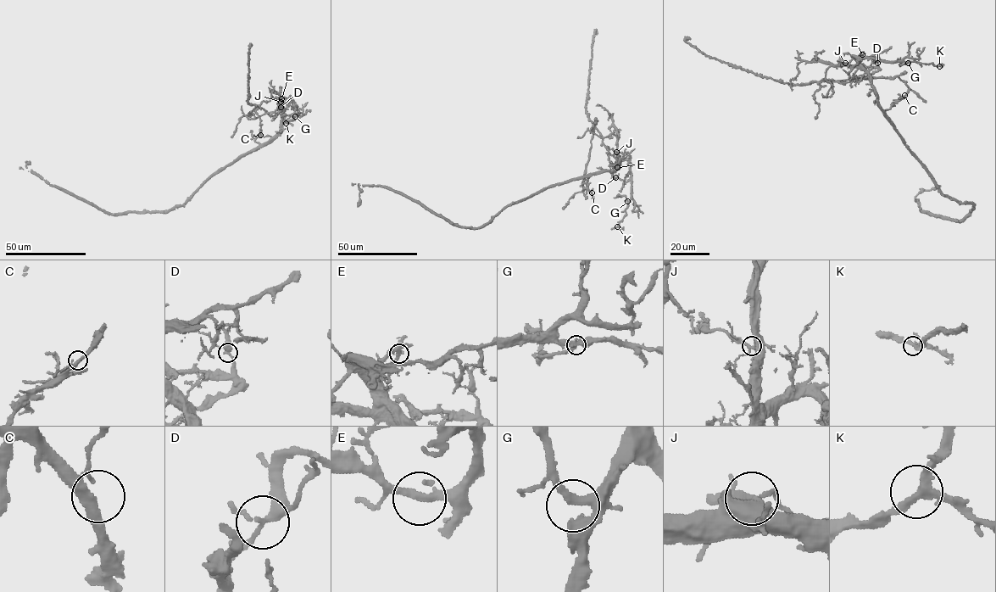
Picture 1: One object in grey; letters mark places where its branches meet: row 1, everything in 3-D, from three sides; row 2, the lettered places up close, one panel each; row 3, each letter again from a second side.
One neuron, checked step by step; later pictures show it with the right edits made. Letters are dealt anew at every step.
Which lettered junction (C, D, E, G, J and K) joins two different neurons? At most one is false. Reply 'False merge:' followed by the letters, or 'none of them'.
False merge: D

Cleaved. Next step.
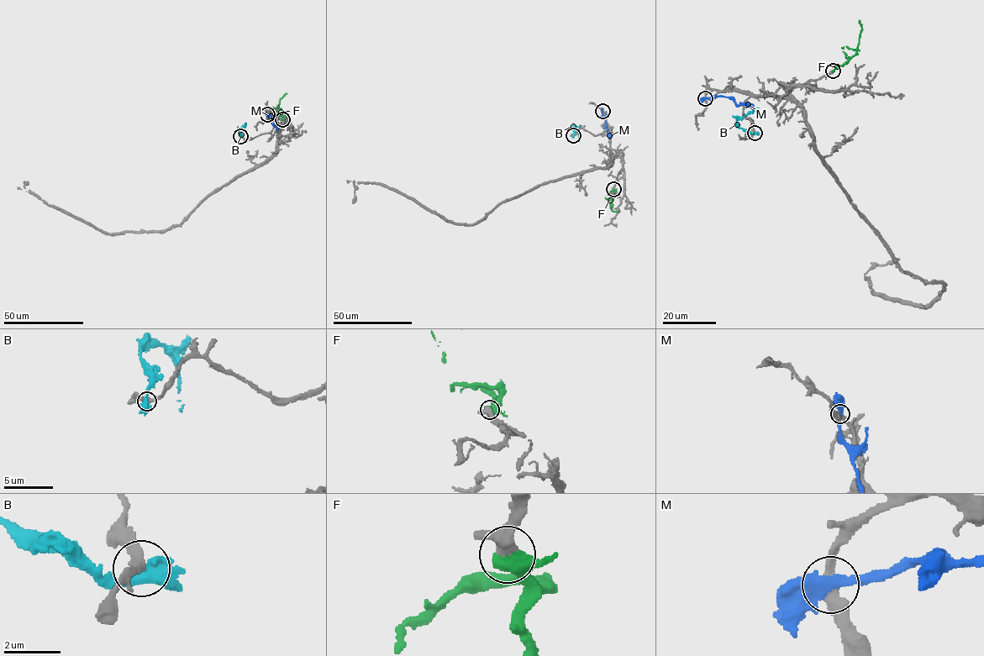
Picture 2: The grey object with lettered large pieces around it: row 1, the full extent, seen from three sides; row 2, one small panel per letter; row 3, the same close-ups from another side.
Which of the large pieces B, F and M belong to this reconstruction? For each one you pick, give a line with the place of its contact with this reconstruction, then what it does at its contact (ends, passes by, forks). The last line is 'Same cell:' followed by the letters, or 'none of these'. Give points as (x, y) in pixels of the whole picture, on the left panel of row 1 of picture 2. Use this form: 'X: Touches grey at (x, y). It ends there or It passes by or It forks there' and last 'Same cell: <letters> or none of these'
F: Touches grey at (282, 119). It passes by
Same cell: F

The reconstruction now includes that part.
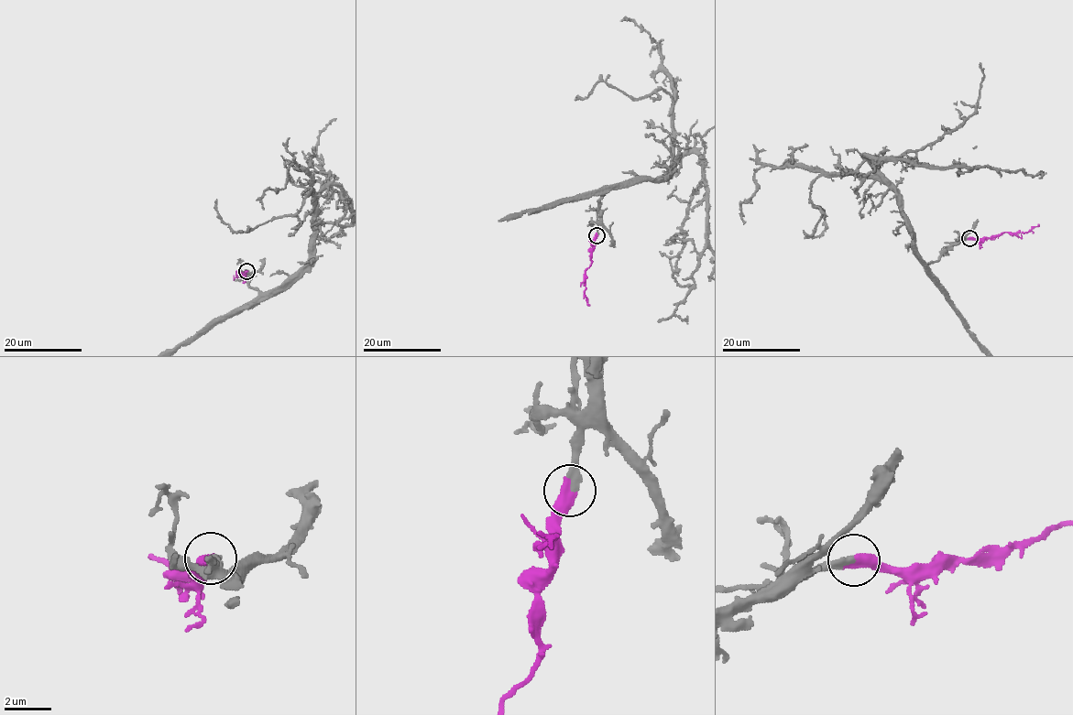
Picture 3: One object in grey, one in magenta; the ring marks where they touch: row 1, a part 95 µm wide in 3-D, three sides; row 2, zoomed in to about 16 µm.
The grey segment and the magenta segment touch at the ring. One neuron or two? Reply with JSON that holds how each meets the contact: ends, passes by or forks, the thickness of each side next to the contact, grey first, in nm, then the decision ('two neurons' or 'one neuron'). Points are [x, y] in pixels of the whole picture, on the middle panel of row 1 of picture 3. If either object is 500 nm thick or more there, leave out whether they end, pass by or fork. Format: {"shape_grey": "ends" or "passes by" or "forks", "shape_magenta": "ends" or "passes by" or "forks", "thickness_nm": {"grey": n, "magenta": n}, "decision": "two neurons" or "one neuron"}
{"thickness_nm": {"grey": 320, "magenta": 500}, "decision": "one neuron"}

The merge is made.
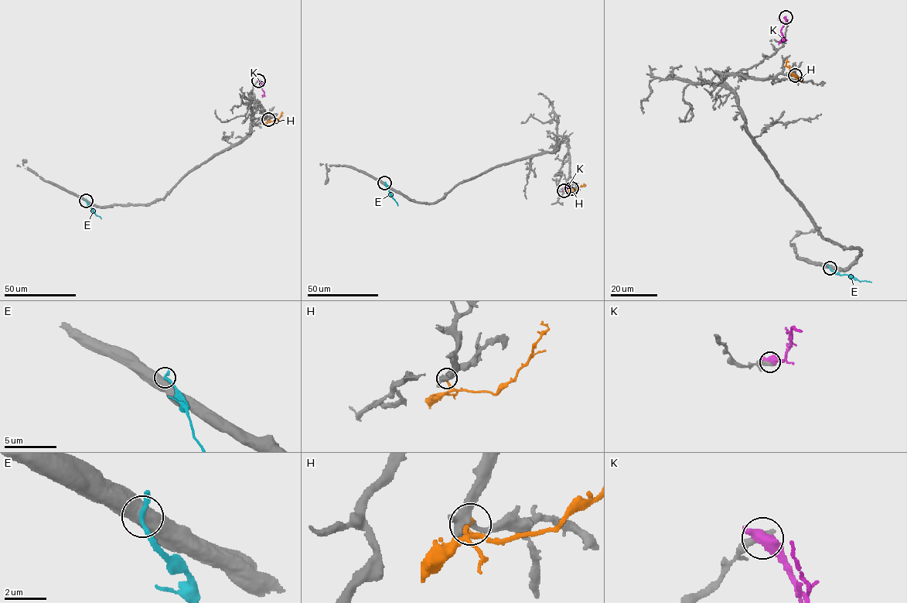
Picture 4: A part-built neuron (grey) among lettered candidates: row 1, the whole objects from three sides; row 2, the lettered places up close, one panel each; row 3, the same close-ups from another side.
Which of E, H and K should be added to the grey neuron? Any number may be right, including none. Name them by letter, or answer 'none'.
none

